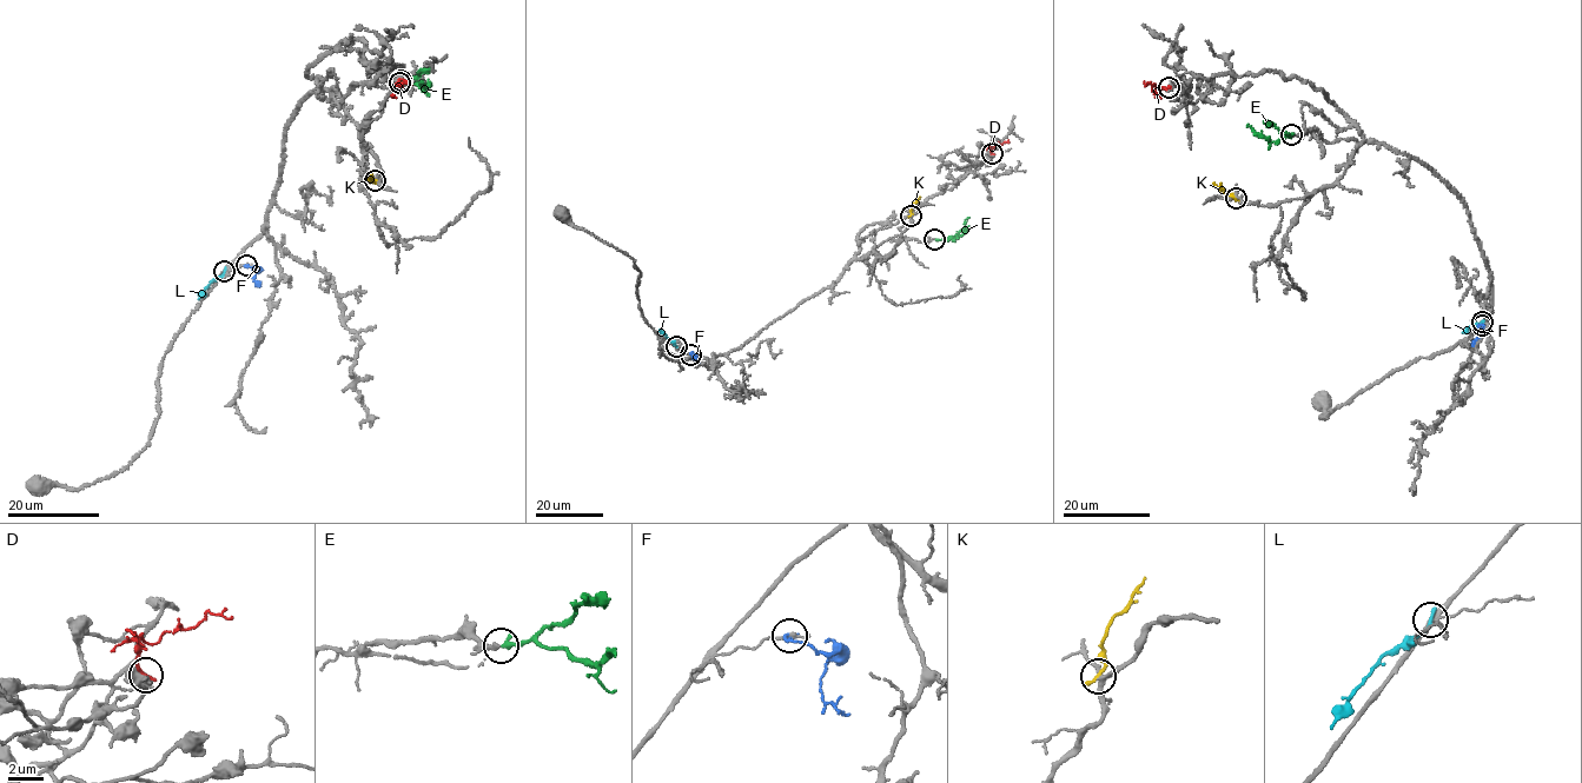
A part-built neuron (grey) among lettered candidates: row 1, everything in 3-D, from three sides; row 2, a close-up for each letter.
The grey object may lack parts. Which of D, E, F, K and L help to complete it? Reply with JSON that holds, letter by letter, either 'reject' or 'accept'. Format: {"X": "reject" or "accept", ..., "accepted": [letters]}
{"D": "reject", "E": "accept", "F": "reject", "K": "reject", "L": "reject", "accepted": ["E"]}

